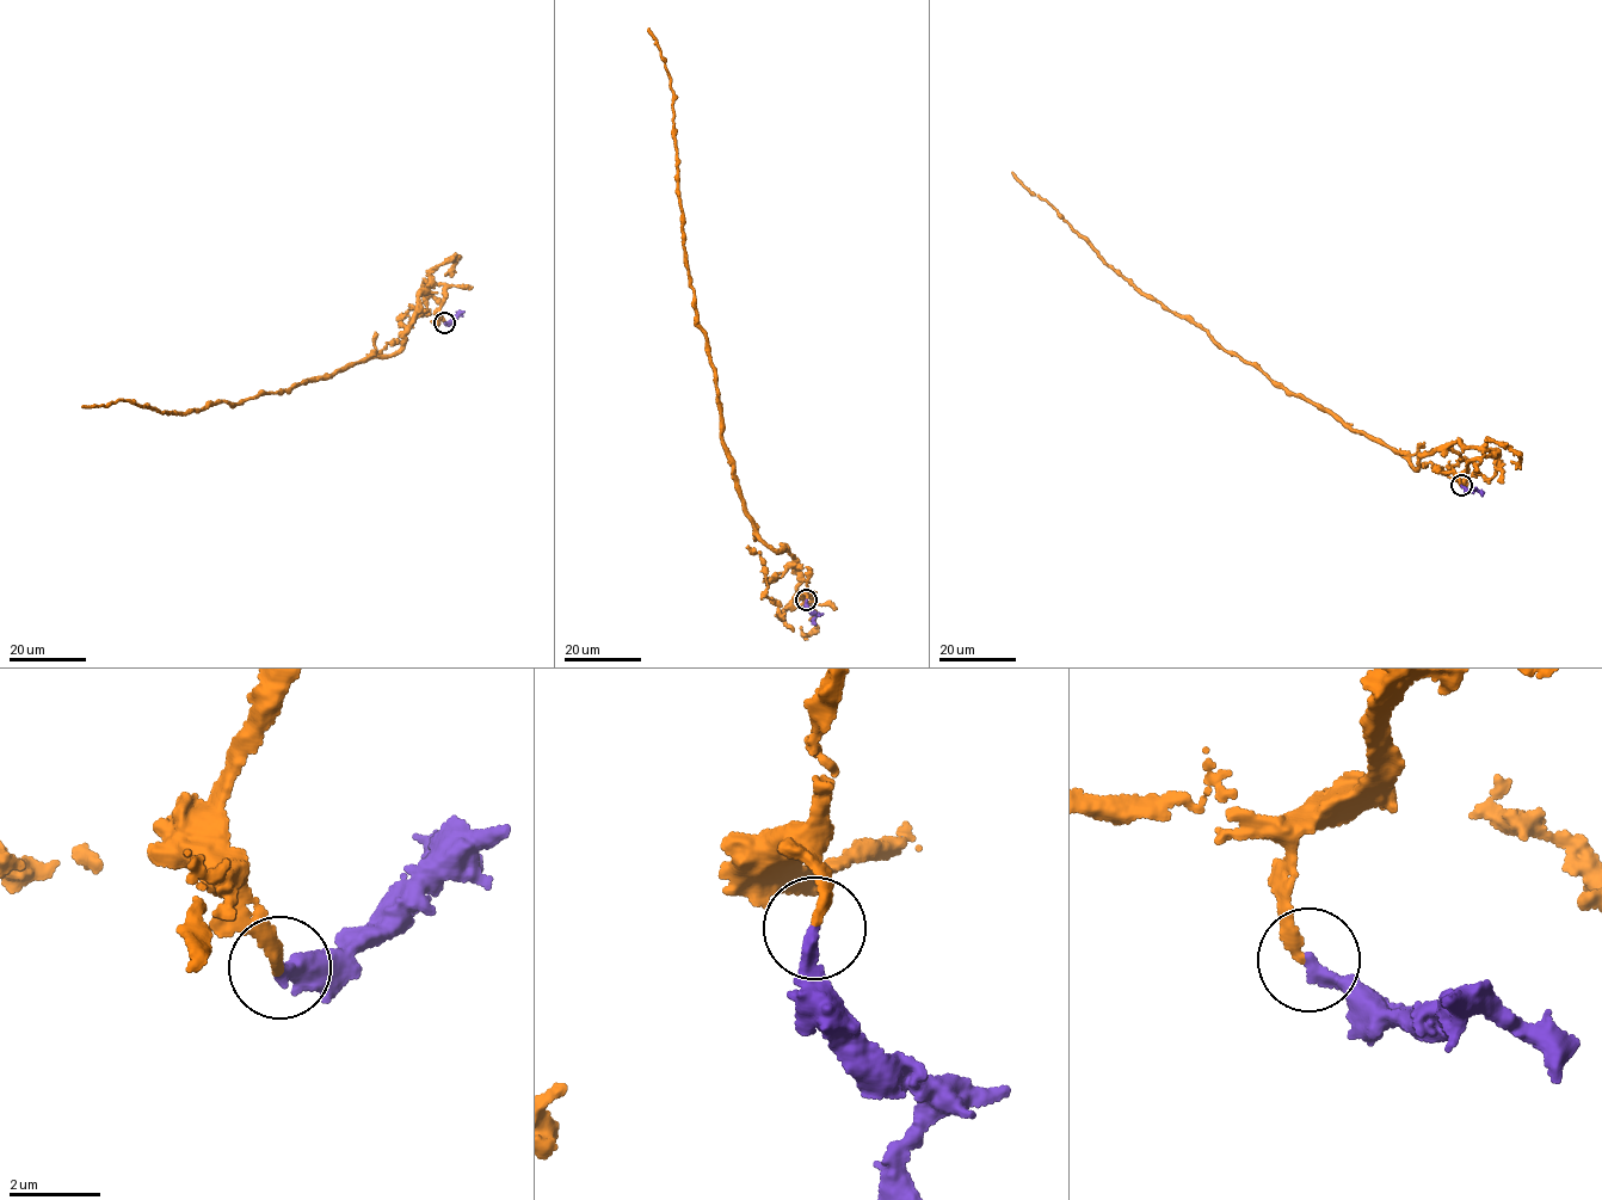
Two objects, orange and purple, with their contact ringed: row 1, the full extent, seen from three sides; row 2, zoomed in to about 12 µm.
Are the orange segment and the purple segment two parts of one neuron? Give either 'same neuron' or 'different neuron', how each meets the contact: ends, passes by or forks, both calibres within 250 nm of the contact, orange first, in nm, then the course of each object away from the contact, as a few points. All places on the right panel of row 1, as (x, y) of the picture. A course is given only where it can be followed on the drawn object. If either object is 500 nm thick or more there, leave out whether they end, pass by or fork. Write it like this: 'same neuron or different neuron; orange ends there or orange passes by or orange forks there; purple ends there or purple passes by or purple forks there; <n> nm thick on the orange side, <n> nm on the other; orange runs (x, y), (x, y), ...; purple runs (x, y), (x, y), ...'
same neuron; orange ends there; purple ends there; 240 nm thick on the orange side, 320 nm on the other; orange runs (1461, 485), (1468, 462), (1493, 450), (1445, 443), (1416, 469), (1138, 291), (1011, 172); purple runs (1461, 485), (1484, 493)

